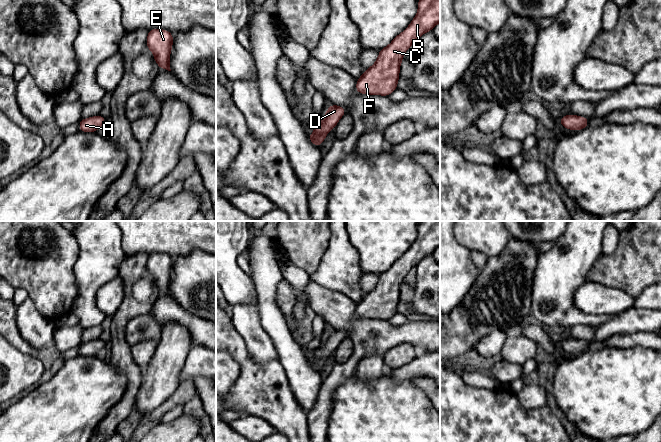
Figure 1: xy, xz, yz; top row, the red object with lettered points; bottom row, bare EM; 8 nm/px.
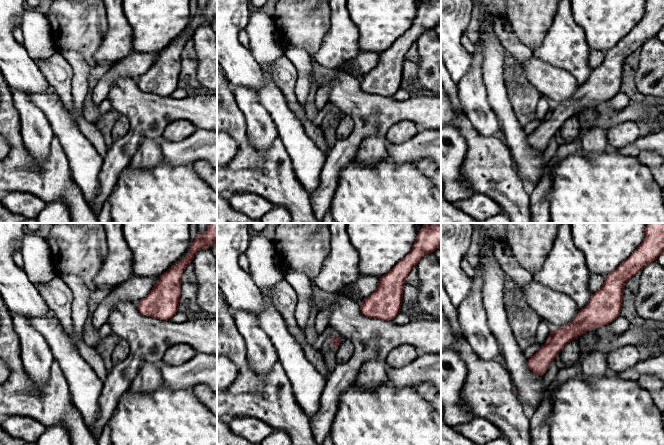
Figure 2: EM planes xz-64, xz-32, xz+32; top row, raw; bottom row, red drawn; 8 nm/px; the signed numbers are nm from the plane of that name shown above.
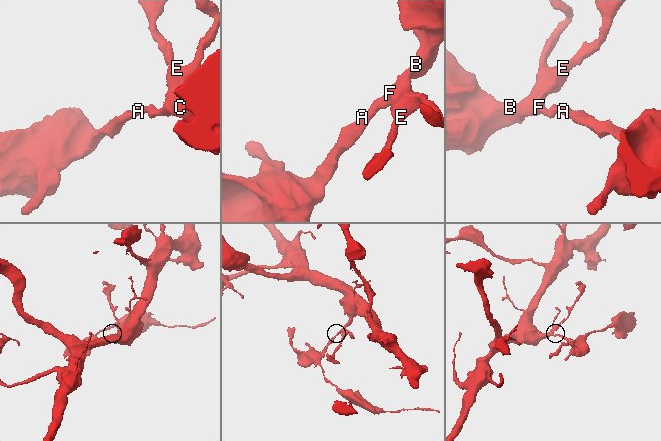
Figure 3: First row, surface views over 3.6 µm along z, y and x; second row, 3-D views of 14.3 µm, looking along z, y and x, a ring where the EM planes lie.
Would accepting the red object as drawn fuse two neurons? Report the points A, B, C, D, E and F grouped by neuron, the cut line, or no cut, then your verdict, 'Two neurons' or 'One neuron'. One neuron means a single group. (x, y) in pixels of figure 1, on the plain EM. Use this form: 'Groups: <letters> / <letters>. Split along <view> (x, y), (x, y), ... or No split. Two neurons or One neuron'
Groups: A B C D E F. No split. One neuron

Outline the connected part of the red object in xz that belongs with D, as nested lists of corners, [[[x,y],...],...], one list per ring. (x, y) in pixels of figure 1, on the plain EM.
[[[329,329],[328,334],[325,336],[325,341],[314,349],[314,357],[307,359],[308,363],[317,371],[320,371],[325,364],[327,357],[334,353],[341,341],[346,337],[345,332],[337,329]]]

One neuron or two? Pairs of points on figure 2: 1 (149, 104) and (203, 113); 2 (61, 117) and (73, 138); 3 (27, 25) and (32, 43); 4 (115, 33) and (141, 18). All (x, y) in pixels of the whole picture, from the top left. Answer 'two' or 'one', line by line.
1: one
2: one
3: one
4: two

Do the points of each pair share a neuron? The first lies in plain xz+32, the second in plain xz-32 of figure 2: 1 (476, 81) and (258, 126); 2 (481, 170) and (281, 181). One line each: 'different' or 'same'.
1: same
2: same

